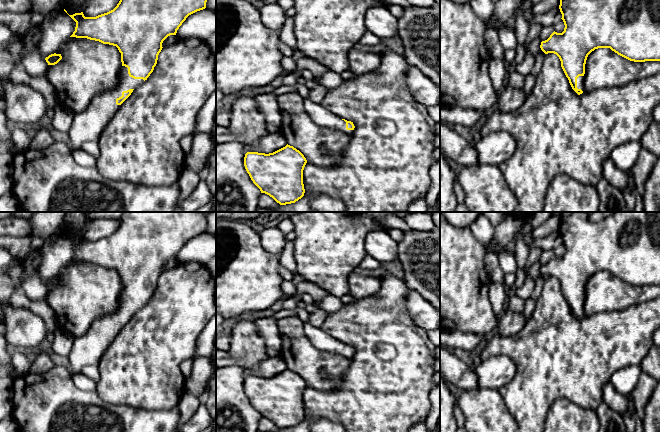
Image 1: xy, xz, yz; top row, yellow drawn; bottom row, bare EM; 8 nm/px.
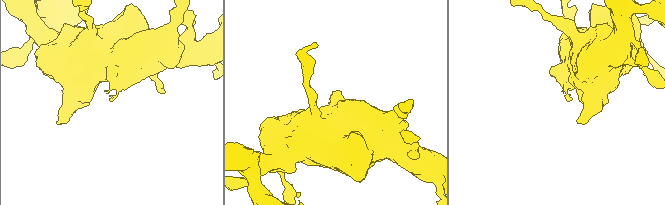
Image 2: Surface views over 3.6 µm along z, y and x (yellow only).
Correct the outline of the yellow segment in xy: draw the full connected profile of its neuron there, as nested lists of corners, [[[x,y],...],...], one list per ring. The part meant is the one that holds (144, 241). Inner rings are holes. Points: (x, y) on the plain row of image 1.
[[[126,212],[121,218],[117,230],[107,237],[96,241],[85,241],[83,236],[69,239],[76,246],[75,255],[70,261],[87,262],[116,270],[121,277],[122,286],[117,311],[97,318],[84,335],[74,339],[72,350],[67,357],[69,366],[72,367],[74,373],[82,373],[82,369],[88,365],[99,366],[104,352],[111,345],[120,329],[153,296],[158,279],[163,272],[163,265],[170,259],[176,259],[177,254],[189,239],[206,232],[207,214],[208,212]]]

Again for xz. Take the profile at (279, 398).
[[[293,370],[269,378],[247,376],[244,390],[253,407],[280,429],[295,427],[304,420],[304,379]]]

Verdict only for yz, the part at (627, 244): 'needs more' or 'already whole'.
needs more

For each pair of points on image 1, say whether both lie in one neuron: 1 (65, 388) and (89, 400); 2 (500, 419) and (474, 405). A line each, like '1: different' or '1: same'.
1: same
2: same

